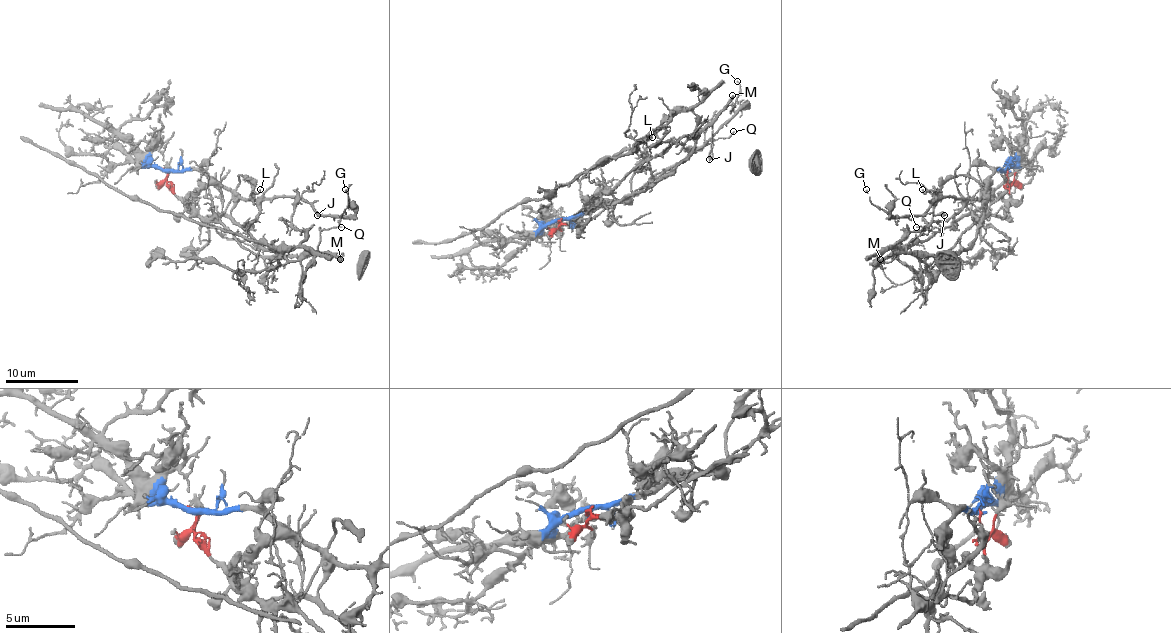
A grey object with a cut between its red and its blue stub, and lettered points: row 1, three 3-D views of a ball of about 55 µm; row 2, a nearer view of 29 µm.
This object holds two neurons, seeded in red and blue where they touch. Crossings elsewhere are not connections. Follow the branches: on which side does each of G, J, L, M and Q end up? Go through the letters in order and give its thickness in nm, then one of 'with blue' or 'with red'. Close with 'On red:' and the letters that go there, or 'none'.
G: 90 nm thick; with blue
J: 280 nm thick; with blue
L: 110 nm thick; with blue
M: 320 nm thick; with red
Q: 70 nm thick; with red
On red: M, Q

